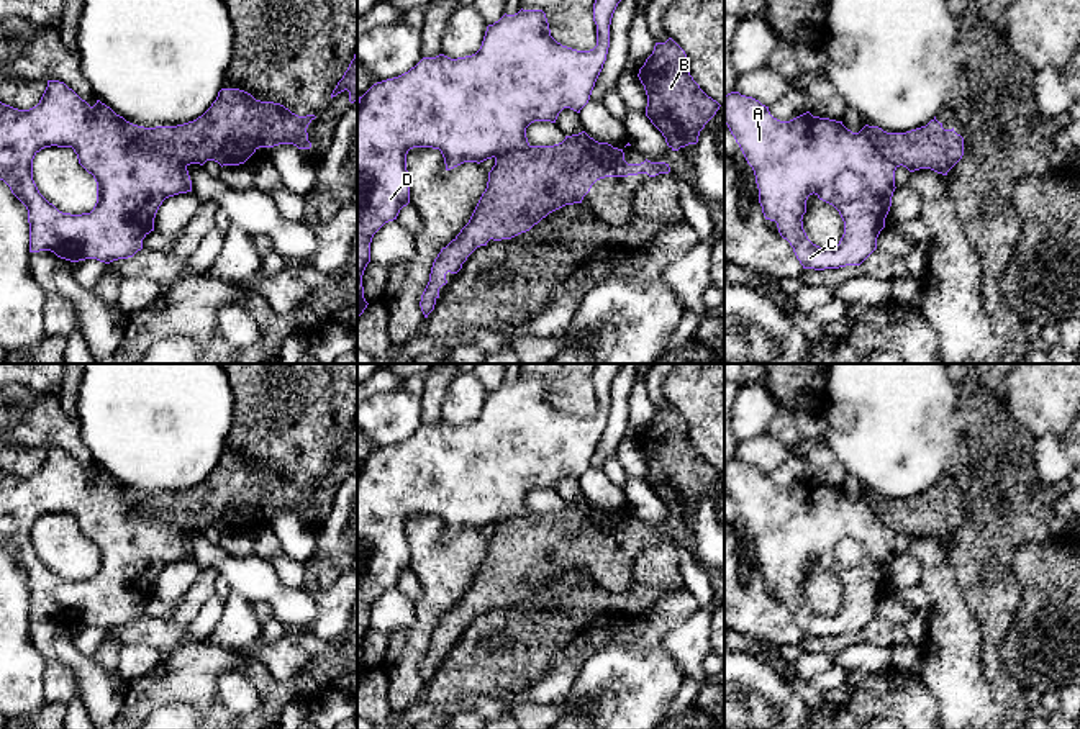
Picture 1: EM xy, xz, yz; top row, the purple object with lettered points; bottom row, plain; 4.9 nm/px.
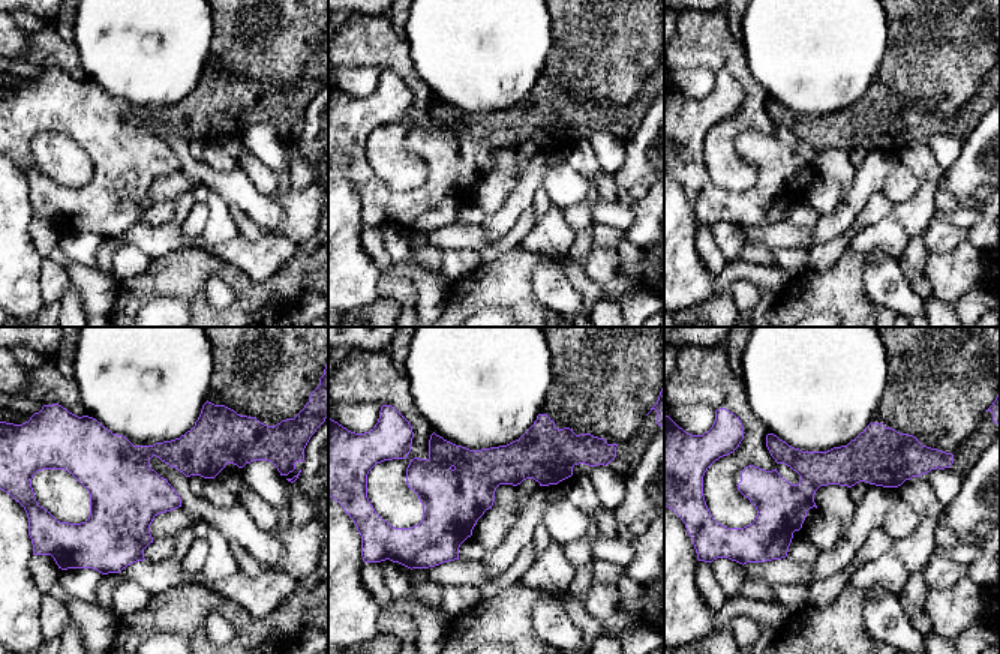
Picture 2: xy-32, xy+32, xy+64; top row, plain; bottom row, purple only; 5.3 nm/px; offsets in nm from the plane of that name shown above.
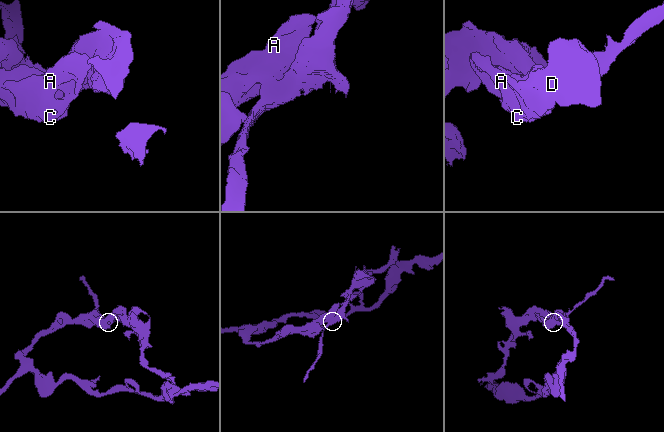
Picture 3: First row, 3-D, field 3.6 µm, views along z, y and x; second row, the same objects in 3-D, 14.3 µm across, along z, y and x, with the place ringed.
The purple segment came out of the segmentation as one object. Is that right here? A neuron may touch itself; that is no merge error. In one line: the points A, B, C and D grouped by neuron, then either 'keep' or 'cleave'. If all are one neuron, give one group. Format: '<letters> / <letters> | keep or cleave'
A C D / B | cleave

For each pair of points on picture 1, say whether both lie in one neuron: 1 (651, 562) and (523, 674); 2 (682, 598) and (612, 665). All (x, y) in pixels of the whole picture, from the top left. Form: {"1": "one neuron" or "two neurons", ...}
{"1": "one neuron", "2": "one neuron"}

